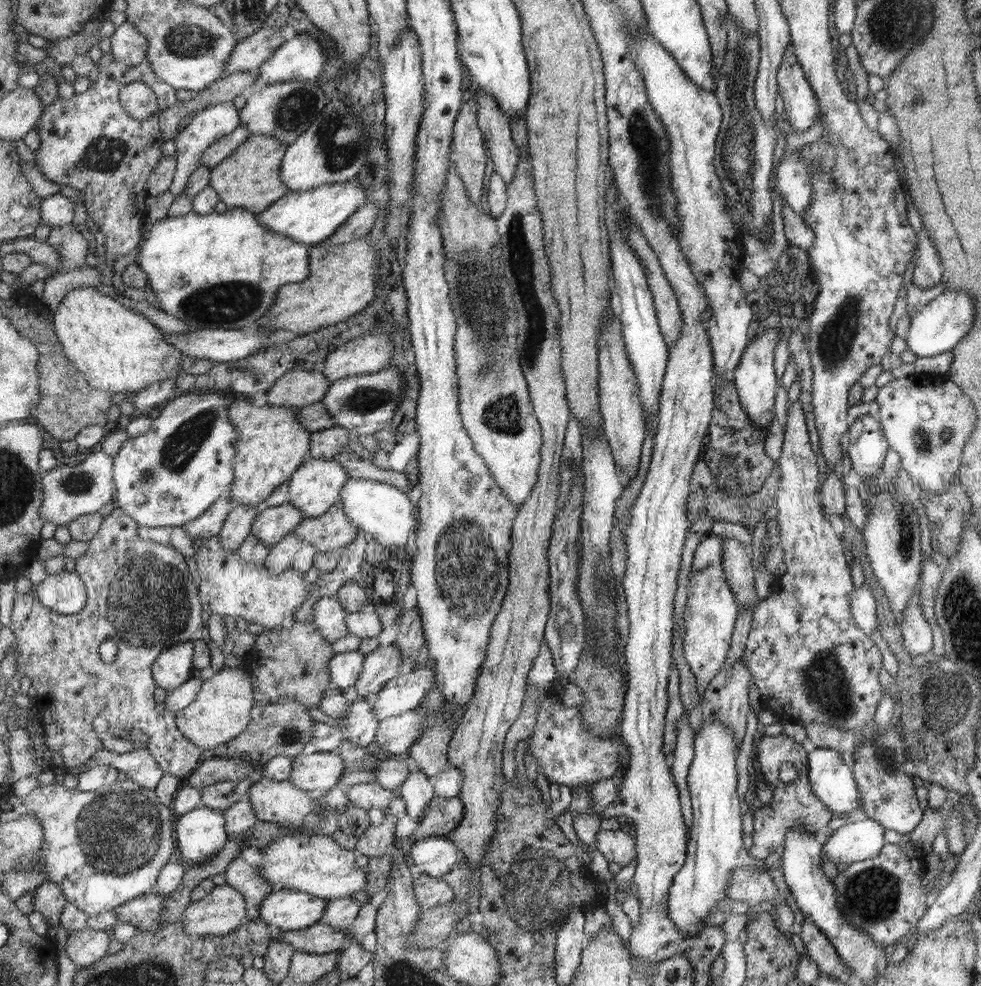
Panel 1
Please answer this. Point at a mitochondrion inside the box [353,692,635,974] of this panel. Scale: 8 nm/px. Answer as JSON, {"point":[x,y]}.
{"point":[533,888]}

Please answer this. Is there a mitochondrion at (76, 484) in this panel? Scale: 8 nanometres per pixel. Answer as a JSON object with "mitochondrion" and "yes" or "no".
{"mitochondrion":"yes"}

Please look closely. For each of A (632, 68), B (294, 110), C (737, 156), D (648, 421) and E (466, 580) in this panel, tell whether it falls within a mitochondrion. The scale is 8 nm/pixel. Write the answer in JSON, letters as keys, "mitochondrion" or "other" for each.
{"A":"other","B":"mitochondrion","C":"mitochondrion","D":"other","E":"mitochondrion"}

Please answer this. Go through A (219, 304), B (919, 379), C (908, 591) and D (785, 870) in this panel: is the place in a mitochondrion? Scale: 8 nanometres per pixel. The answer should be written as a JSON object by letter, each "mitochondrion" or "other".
{"A":"mitochondrion","B":"other","C":"other","D":"other"}

